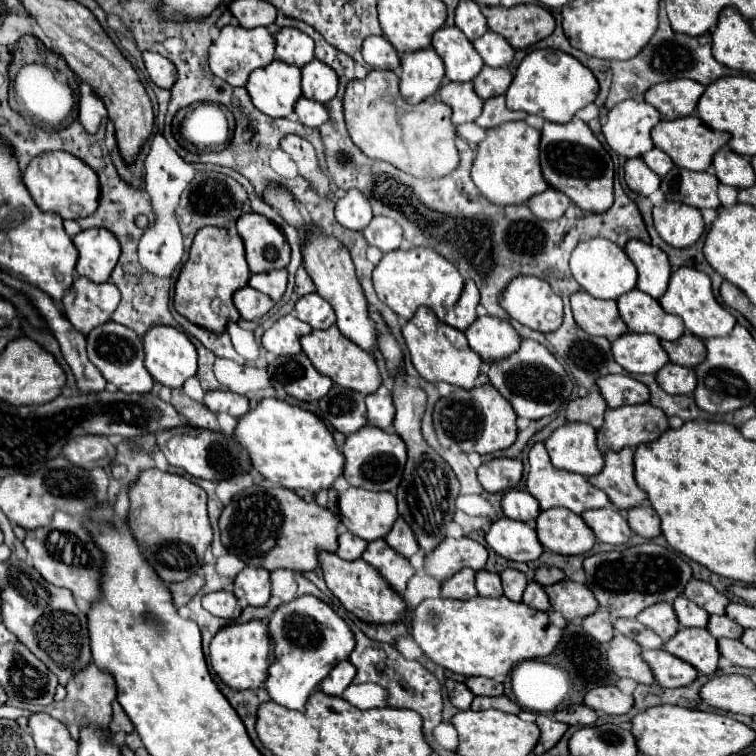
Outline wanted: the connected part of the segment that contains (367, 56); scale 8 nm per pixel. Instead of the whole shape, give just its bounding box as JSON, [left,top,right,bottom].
[362,37,400,71]

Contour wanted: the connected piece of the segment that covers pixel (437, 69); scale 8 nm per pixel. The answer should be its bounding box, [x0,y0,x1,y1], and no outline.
[400,47,444,103]

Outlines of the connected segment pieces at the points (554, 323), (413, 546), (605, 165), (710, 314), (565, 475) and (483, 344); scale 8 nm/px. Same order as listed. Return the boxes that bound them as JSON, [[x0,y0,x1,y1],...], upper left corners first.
[[500,275,564,333],[386,517,418,559],[540,117,614,213],[658,267,736,339],[526,443,608,515],[466,317,520,363]]

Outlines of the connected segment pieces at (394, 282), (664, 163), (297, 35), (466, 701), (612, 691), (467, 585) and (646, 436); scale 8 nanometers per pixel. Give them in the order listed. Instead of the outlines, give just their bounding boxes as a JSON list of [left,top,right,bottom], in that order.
[[374,247,464,323],[642,147,674,177],[276,27,314,67],[446,681,474,711],[584,685,634,715],[442,569,476,599],[598,403,670,453]]

